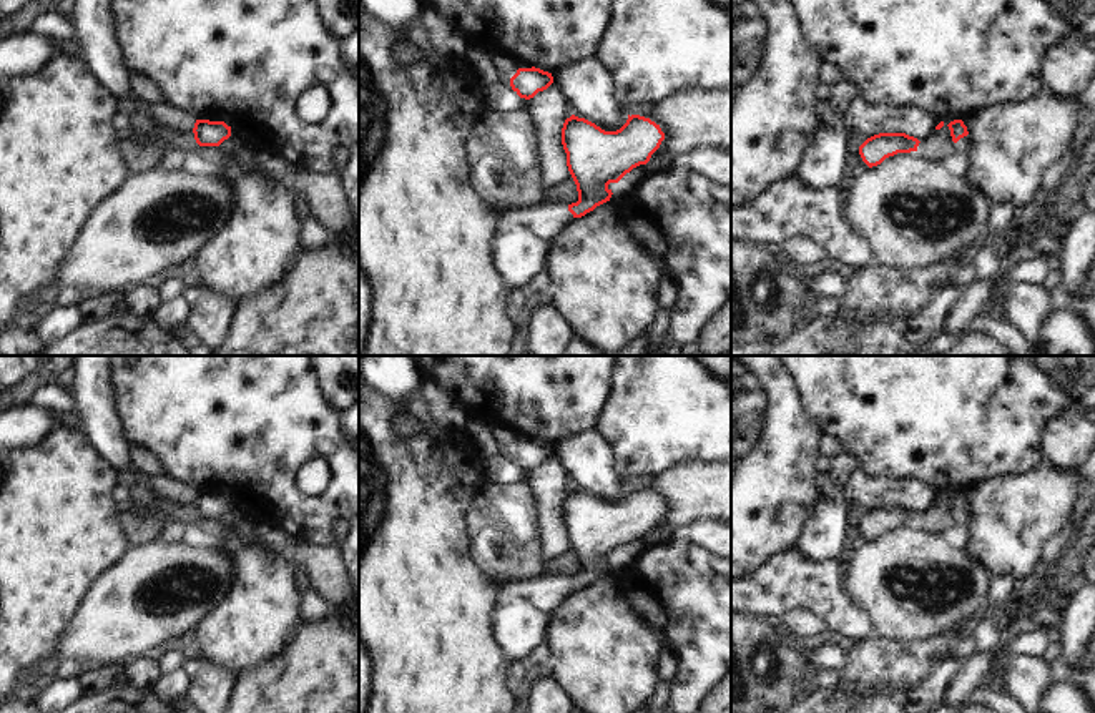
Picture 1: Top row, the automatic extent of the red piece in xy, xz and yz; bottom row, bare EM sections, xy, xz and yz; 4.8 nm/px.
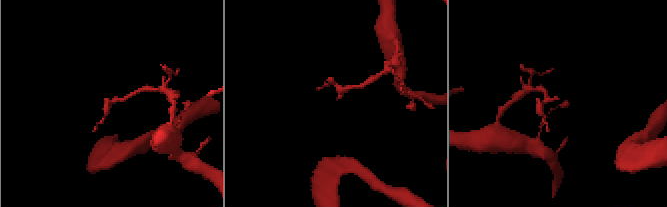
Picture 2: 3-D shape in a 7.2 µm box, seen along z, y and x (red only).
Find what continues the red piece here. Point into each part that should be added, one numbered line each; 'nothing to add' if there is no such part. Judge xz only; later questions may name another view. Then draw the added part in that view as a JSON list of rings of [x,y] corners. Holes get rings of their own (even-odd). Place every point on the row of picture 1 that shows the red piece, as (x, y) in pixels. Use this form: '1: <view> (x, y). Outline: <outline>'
1: xz (524, 235). Outline: [[[542,201],[500,214],[493,236],[493,266],[507,291],[528,291],[533,276],[547,266],[557,234],[575,218],[568,204]]]

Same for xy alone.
1: xy (92, 20). Outline: [[[71,0],[70,23],[73,38],[88,68],[116,96],[121,125],[143,138],[156,138],[164,148],[186,151],[199,146],[193,131],[179,131],[158,125],[138,103],[130,85],[130,70],[121,60],[110,0]]]

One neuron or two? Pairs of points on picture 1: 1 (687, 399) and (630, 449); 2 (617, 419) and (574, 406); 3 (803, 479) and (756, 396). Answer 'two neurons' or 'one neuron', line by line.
1: one neuron
2: two neurons
3: one neuron

